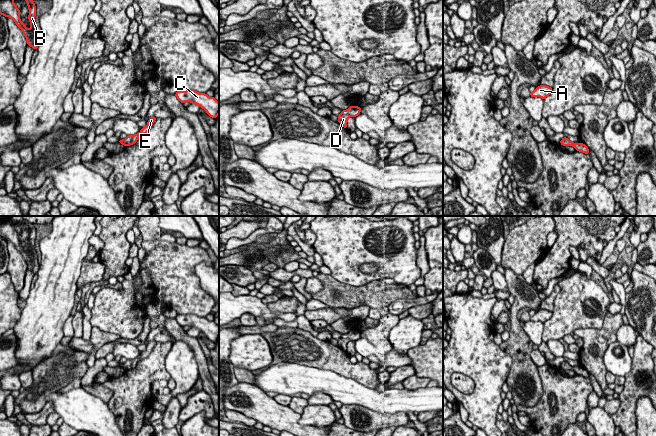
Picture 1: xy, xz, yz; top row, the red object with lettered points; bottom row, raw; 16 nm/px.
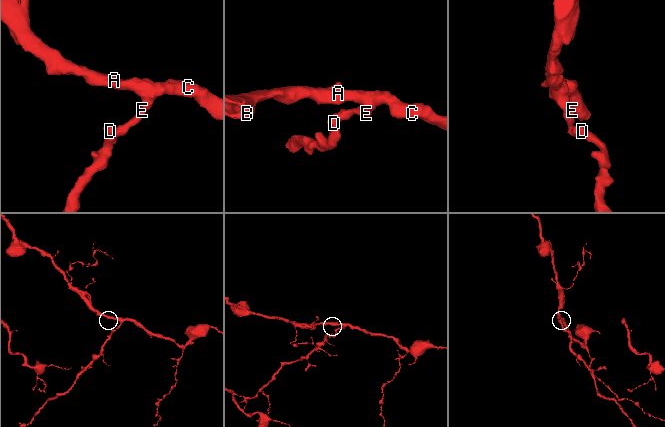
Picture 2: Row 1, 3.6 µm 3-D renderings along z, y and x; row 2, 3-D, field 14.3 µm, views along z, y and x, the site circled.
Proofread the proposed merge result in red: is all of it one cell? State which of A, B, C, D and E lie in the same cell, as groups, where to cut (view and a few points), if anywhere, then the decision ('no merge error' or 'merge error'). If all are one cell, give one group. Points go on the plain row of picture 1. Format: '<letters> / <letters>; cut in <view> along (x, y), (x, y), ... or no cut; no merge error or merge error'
A B C D E; no cut; no merge error

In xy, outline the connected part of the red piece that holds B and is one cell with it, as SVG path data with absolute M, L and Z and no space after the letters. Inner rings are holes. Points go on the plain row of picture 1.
M11 216L4 221L0 221L0 238L14 244L16 249L22 254L27 264L27 269L31 270L34 274L38 272L39 263L35 250L36 230L33 224L24 220L21 216ZM14 223L27 225L27 230L29 232L28 243L31 247L28 253L25 251L25 248L20 245L20 234L14 228Z

